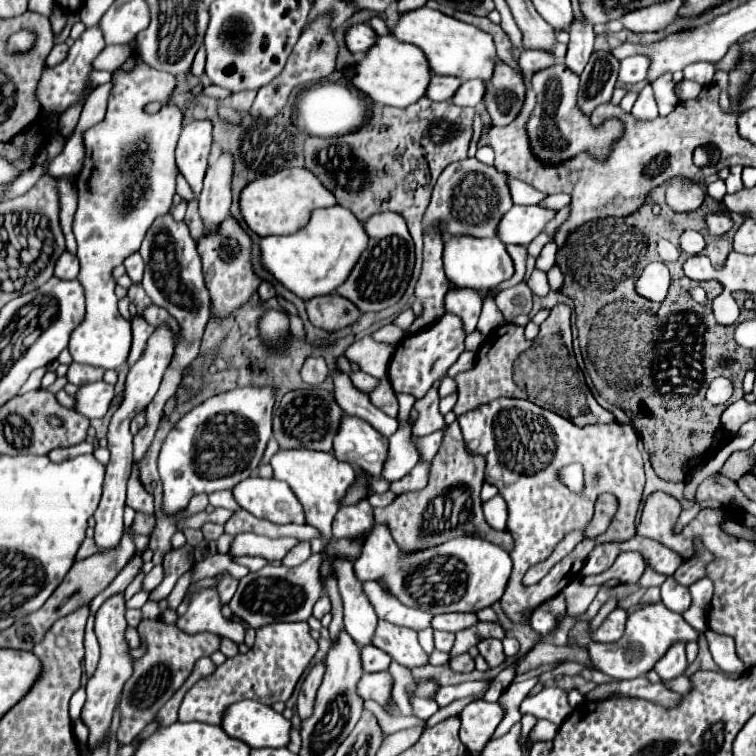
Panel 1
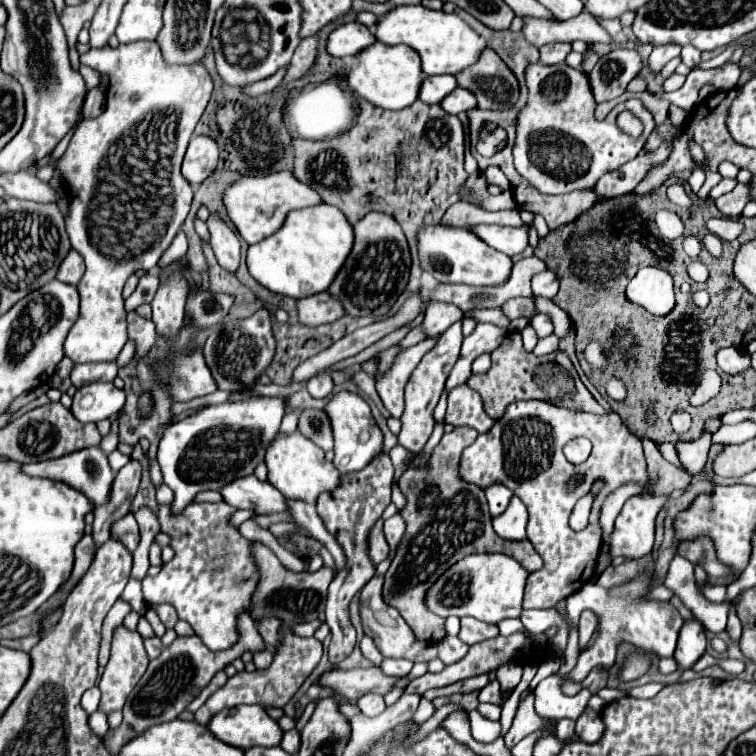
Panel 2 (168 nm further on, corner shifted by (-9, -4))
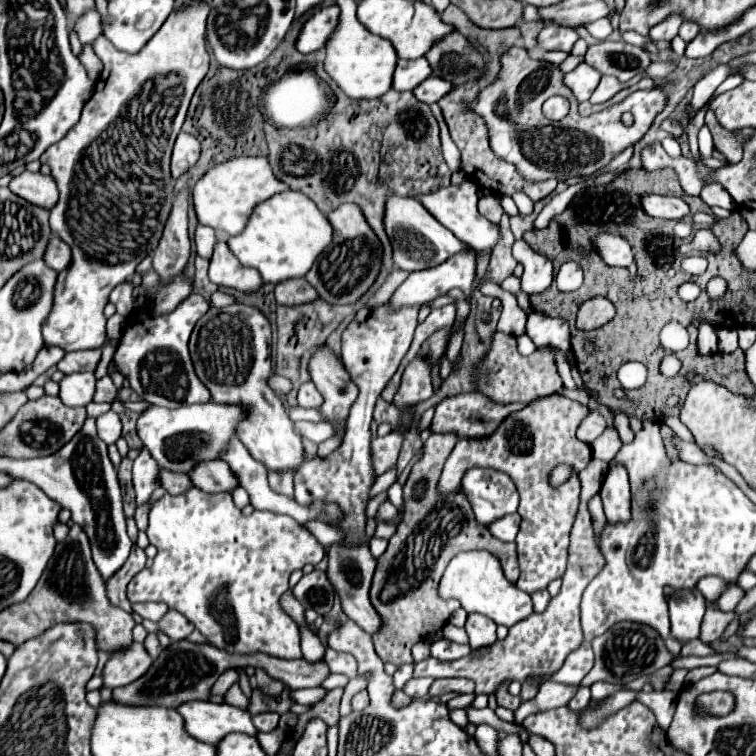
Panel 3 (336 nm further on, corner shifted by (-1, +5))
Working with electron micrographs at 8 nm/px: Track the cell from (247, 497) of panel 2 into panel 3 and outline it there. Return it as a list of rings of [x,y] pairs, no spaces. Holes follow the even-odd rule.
[[[208,460],[200,462],[190,470],[190,482],[192,486],[204,490],[204,492],[230,492],[238,486],[238,480],[226,462],[222,460]]]

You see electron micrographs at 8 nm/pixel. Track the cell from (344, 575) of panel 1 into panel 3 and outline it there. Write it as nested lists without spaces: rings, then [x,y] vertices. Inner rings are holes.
[[[268,472],[268,482],[274,492],[292,496],[294,494],[294,484],[292,484],[292,472]]]

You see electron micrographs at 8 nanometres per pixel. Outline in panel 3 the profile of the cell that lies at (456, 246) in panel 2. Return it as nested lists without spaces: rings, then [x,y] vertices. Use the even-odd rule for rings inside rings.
[[[390,196],[386,198],[386,218],[384,218],[384,230],[392,244],[392,260],[396,268],[402,268],[406,272],[424,270],[442,264],[450,256],[462,252],[466,244],[462,244],[450,230],[446,230],[438,220],[414,198],[404,196]]]

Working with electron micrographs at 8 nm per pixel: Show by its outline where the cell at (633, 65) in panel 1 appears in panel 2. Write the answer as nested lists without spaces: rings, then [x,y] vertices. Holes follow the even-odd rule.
[[[660,45],[660,47],[654,47],[654,51],[652,51],[650,57],[648,57],[648,67],[650,67],[650,71],[652,71],[652,73],[660,73],[662,67],[664,67],[670,59],[674,59],[674,57],[680,55],[680,49],[682,49],[682,47],[678,47],[678,45]]]

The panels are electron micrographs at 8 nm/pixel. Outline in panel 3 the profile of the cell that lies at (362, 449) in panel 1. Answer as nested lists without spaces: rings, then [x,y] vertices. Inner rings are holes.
[[[328,346],[318,348],[318,350],[310,356],[308,372],[310,372],[310,380],[314,382],[314,386],[318,388],[318,392],[324,396],[324,404],[320,406],[320,412],[330,420],[330,424],[334,426],[334,430],[338,430],[334,438],[330,438],[330,440],[326,440],[326,442],[322,442],[322,444],[318,446],[318,456],[324,458],[324,456],[332,454],[332,452],[340,446],[340,442],[342,442],[346,416],[348,416],[350,406],[354,404],[354,400],[358,398],[358,386],[352,382],[350,374],[344,370],[344,362],[342,362],[342,360],[340,360],[340,358],[328,348]]]

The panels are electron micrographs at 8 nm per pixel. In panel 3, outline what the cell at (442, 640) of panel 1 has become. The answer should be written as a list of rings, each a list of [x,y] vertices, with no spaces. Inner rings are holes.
[[[442,638],[442,640],[432,642],[432,646],[430,646],[430,654],[432,654],[432,658],[450,662],[450,660],[458,660],[458,658],[470,654],[470,646],[456,644],[456,642],[450,642],[450,640]]]

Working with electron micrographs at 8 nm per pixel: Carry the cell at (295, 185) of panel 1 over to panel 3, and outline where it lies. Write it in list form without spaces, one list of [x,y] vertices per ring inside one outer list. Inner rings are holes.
[[[232,158],[224,164],[218,164],[210,168],[192,188],[192,200],[194,200],[194,212],[198,216],[198,224],[210,226],[218,232],[224,232],[228,236],[240,234],[244,230],[254,206],[258,202],[268,200],[270,196],[288,190],[286,184],[282,184],[270,170],[270,164],[266,158]]]

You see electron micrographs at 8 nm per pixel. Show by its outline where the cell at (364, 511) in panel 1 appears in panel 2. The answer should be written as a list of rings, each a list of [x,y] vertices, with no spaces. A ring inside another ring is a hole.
[[[378,519],[368,535],[368,555],[374,565],[378,565],[380,561],[384,561],[388,557],[388,543],[382,533],[382,521],[384,519]]]

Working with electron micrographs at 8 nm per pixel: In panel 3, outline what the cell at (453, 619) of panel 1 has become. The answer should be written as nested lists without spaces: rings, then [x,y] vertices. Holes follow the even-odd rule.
[[[468,614],[466,632],[470,636],[470,648],[484,648],[496,642],[496,624],[482,614]]]

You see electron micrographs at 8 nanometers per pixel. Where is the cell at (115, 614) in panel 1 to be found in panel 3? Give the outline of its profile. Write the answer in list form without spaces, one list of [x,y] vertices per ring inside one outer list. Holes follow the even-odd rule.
[[[134,642],[126,652],[112,654],[110,660],[104,666],[104,686],[118,688],[126,686],[140,678],[140,674],[146,674],[146,670],[152,666],[152,658],[146,652],[144,644]]]

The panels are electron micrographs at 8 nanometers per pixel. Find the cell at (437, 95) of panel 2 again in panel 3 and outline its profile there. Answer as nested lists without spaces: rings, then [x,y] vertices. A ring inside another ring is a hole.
[[[416,58],[416,60],[398,60],[396,70],[394,70],[394,82],[392,88],[398,92],[404,90],[414,90],[422,80],[426,80],[432,74],[430,64],[426,58]]]

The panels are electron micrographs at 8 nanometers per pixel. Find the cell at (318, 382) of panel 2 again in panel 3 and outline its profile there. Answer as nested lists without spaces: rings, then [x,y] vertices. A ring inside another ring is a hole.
[[[306,382],[298,390],[298,404],[302,408],[320,408],[322,406],[322,394],[314,388],[312,382]]]

